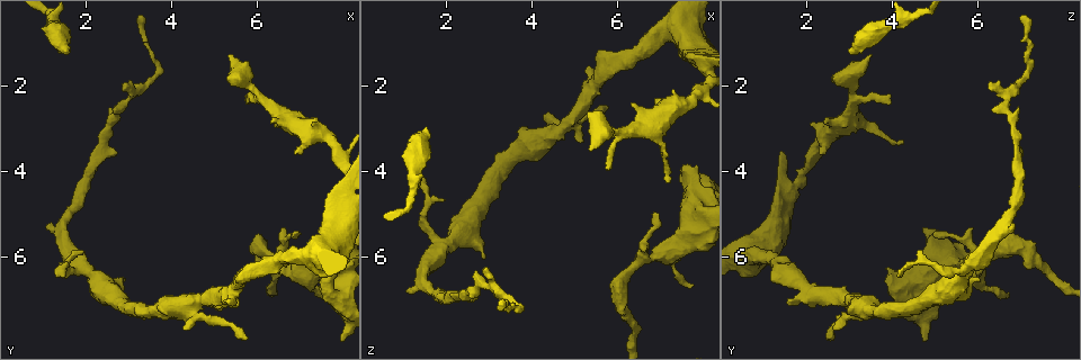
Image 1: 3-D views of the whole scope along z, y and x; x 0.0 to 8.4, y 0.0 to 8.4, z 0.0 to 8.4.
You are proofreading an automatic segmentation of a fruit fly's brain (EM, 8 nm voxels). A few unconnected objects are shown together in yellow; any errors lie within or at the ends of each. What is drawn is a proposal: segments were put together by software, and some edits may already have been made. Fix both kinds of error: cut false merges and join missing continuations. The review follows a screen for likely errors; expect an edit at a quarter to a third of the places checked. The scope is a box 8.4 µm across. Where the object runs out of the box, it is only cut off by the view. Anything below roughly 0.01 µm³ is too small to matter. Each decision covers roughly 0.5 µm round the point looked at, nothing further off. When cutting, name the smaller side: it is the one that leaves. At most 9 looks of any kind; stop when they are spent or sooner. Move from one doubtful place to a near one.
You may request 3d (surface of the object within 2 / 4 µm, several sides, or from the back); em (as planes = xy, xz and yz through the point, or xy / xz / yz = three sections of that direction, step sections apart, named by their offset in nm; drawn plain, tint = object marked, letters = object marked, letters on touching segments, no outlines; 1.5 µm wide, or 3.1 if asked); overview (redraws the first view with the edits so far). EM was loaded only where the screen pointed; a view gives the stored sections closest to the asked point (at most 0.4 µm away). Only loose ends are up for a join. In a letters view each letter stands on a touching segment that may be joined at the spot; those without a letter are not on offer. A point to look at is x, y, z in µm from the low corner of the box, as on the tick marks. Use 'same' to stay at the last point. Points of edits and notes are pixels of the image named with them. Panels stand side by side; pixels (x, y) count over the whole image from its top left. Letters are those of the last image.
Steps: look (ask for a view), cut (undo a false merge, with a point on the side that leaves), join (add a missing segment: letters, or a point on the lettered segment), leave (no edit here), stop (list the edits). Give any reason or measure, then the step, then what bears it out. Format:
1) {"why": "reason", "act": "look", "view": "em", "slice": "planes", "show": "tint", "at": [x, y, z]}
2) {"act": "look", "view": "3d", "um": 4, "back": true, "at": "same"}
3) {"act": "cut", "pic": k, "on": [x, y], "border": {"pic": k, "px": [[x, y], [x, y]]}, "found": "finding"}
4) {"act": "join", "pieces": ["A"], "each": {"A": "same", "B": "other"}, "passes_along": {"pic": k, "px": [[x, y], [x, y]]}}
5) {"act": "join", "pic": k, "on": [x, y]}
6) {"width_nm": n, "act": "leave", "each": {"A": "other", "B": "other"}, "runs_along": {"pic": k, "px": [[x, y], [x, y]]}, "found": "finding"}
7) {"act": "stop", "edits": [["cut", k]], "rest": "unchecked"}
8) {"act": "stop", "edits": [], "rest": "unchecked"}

{"why": "an open end", "act": "look", "view": "3d", "um": 2, "at": [5.70, 7.90, 2.50]}

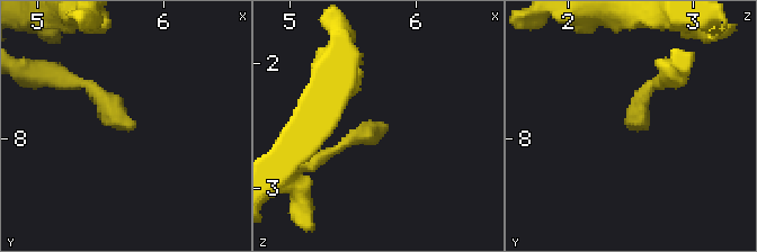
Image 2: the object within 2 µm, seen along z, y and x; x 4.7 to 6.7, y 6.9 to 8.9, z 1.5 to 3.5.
{"act": "look", "view": "em", "slice": "planes", "show": "letters", "at": [5.74, 7.90, 2.48]}

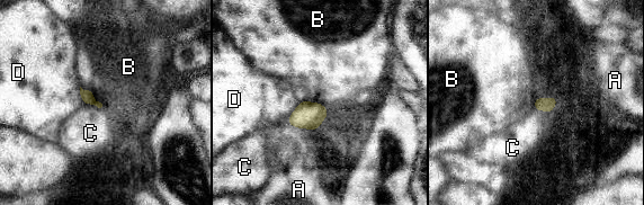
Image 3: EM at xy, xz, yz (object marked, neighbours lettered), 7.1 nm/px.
{"longest_contact_nm": ["A", 220], "act": "leave", "each": {"A": "other", "B": "other", "C": "other", "D": "other"}, "found": "none of them fits"}

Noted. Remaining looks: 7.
{"why": "free end", "act": "look", "view": "3d", "um": 2, "back": true, "at": [2.95, 6.50, 6.05]}

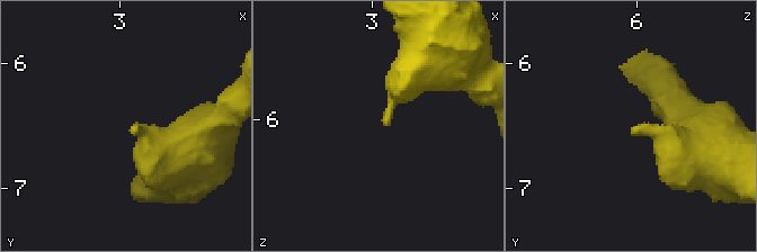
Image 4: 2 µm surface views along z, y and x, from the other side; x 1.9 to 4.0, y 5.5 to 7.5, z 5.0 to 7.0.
{"why": "now the EM", "act": "look", "view": "em", "slice": "xz", "step": 8, "show": "letters", "at": [2.90, 6.50, 6.04]}

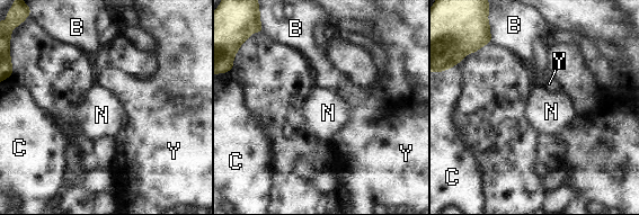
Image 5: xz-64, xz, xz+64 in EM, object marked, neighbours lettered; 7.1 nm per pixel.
{"act": "look", "view": "em", "slice": "planes", "show": "letters", "at": "same"}

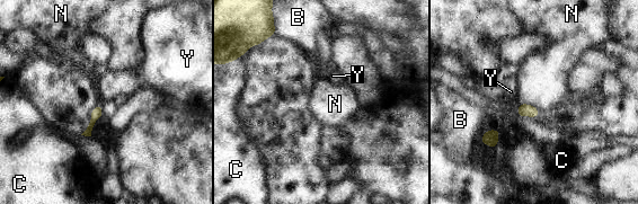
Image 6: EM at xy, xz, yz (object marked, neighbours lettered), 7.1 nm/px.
{"act": "leave", "each": {"B": "other", "C": "other", "N": "other", "Y": "other"}, "found": "none of them fits"}

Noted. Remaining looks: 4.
{"act": "look", "view": "em", "slice": "planes", "show": "letters", "at": [7.70, 6.90, 6.70]}

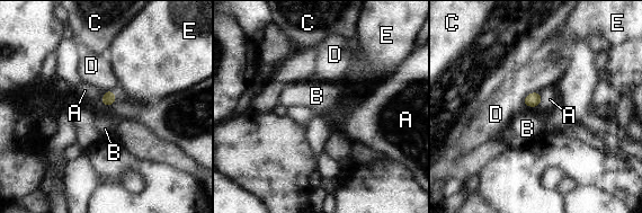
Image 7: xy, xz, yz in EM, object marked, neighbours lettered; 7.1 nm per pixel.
{"act": "leave", "each": {"A": "other", "B": "other", "C": "other", "D": "other", "E": "other"}, "found": "none of them fits"}

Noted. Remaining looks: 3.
{"why": "an open end", "act": "look", "view": "3d", "um": 2, "at": [1.55, 1.25, 3.00]}

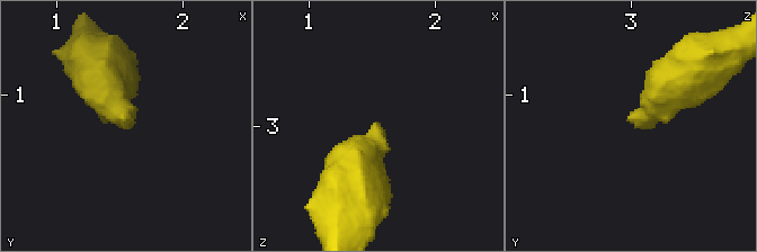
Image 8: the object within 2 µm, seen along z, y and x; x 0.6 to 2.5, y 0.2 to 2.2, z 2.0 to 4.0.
{"act": "look", "view": "em", "slice": "planes", "show": "tint", "at": [1.58, 1.22, 3.02]}

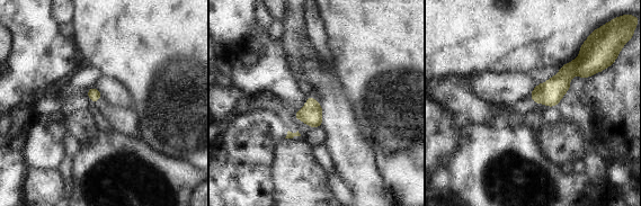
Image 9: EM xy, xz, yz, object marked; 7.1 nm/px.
{"why": "see the neighbours", "act": "look", "view": "em", "slice": "planes", "show": "letters", "at": "same"}

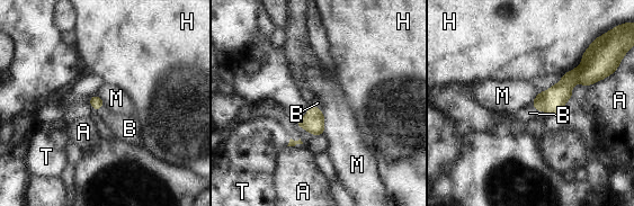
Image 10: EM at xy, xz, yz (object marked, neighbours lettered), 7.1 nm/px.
{"act": "join", "pieces": ["B"], "each": {"A": "other", "B": "same", "H": "other", "M": "other", "T": "other"}, "passes_along": {"pic": 10, "px": [[552, 100], [539, 110], [529, 113]]}, "found": "it goes on there"}

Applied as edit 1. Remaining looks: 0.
{"act": "stop", "edits": [["join", 10]], "rest": "unchecked"}

